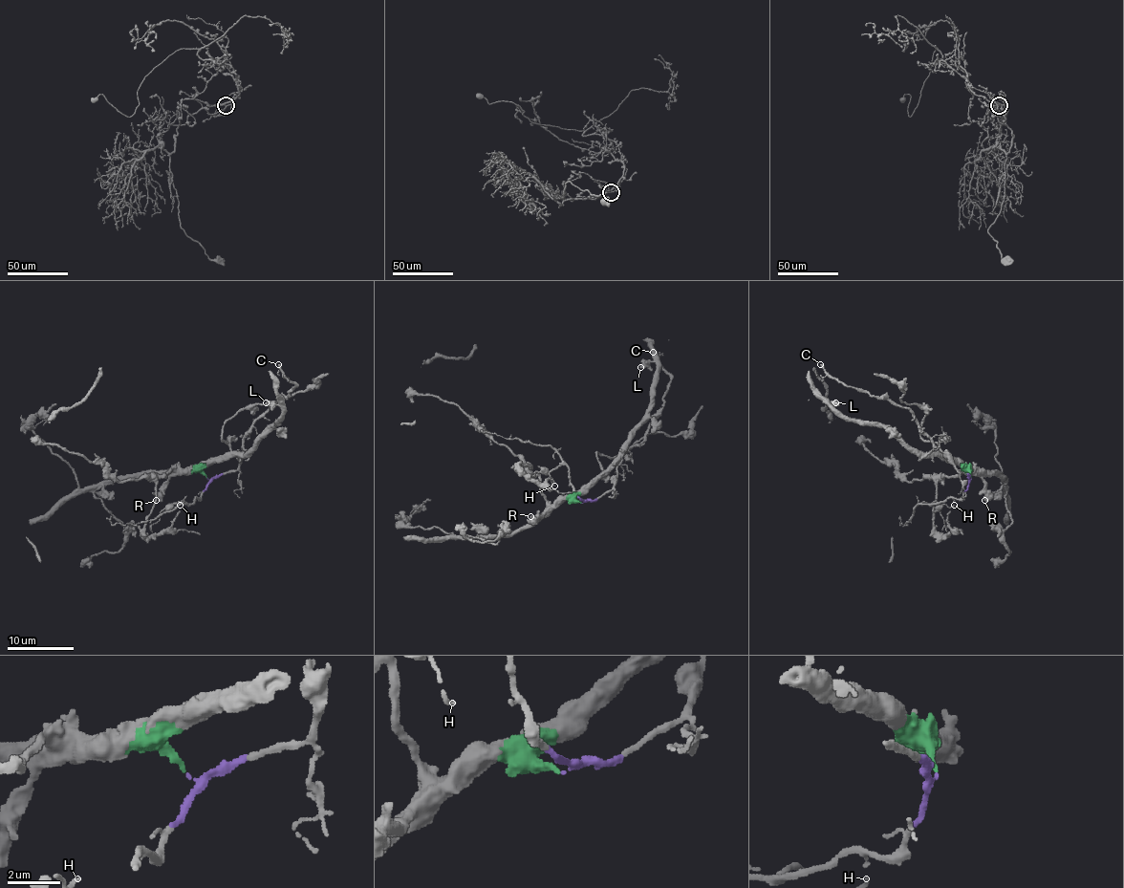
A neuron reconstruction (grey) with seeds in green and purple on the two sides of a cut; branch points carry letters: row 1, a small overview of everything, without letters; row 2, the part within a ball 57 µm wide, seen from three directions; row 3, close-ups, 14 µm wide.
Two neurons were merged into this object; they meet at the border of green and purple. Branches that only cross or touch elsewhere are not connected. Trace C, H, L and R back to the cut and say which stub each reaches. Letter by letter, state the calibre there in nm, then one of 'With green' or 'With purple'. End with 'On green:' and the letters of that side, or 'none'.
C: Thickness 200 nm. With purple
H: Thickness 120 nm. With purple
L: Thickness 480 nm. With green
R: Thickness 500 nm. With green
On green: L, R

